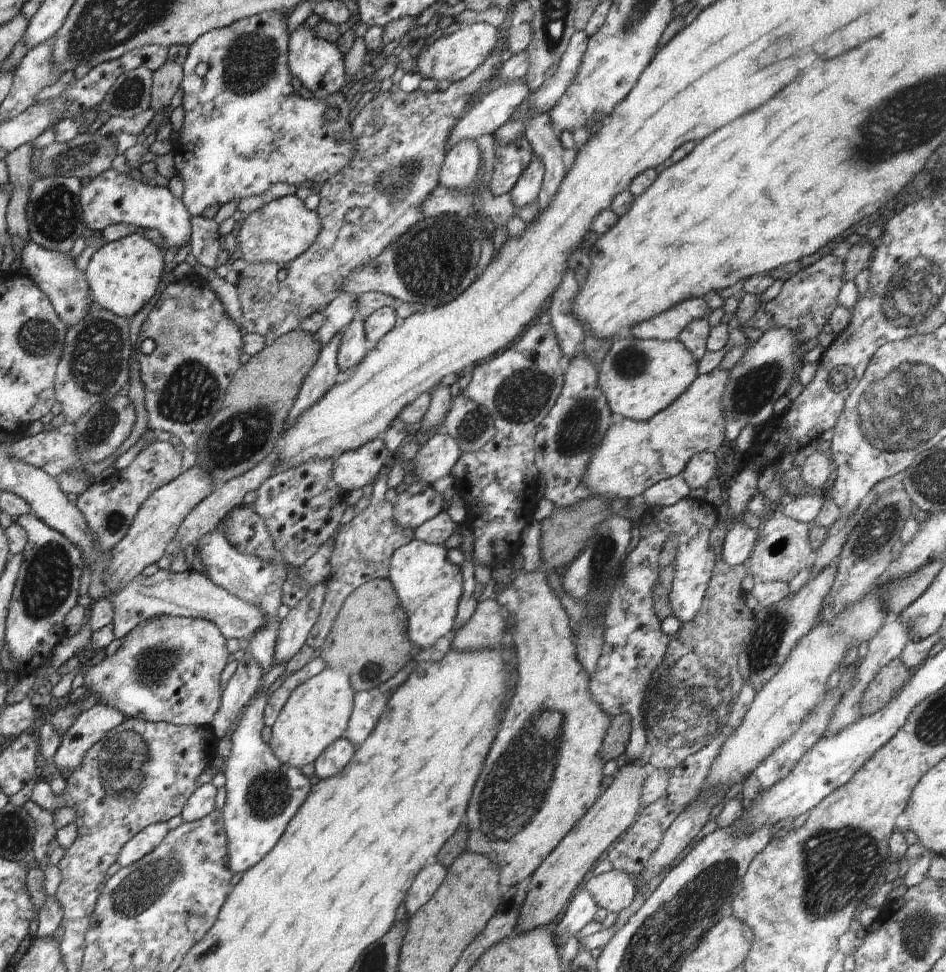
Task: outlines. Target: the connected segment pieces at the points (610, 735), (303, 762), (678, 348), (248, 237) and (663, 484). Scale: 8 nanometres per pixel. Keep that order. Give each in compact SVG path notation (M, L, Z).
M617 715L609 723L606 737L600 748L598 757L606 764L616 761L625 753L631 734L631 719L628 715Z
M325 668L292 692L276 723L269 746L280 764L302 769L314 763L336 740L345 737L354 707L355 690L341 668Z
M617 338L599 366L598 387L612 413L648 421L671 406L699 376L699 362L679 342Z
M284 196L266 204L260 210L251 213L240 228L236 238L242 259L246 263L290 263L305 254L319 238L322 231L321 219L315 211L308 210L298 196Z
M680 475L668 478L650 486L642 494L644 503L648 508L661 507L662 509L681 503L690 497L691 489Z

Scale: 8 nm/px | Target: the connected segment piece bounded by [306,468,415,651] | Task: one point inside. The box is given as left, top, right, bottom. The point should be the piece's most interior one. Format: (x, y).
(363, 548)

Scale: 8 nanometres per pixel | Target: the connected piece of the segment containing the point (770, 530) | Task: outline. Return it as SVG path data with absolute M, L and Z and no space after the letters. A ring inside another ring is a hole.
M776 508L773 518L763 522L758 530L754 551L747 563L748 574L755 584L779 581L790 583L814 560L814 546L809 538L812 525L787 518Z

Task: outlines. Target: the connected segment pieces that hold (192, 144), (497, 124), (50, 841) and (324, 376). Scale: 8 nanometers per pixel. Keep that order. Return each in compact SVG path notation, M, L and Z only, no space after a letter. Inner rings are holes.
M276 11L261 13L212 30L189 46L177 98L184 109L184 124L171 152L176 175L184 182L182 202L192 217L202 216L210 206L222 207L232 200L258 196L278 183L298 186L311 180L322 186L353 159L355 143L348 123L352 109L343 94L334 94L327 100L304 100L291 86L285 21ZM330 107L340 111L334 122L326 119L326 110Z
M520 82L503 84L482 97L480 102L466 110L449 135L449 147L459 141L476 140L483 135L492 135L514 114L516 108L527 100L529 87Z
M26 802L23 808L30 814L35 823L33 837L34 858L40 864L57 866L64 857L65 850L55 838L53 814L38 807L34 802Z
M339 333L327 346L321 348L314 367L308 372L297 400L287 415L284 431L288 431L298 421L298 418L322 398L335 386L337 376L340 374L337 366L337 353L339 350L341 333Z

